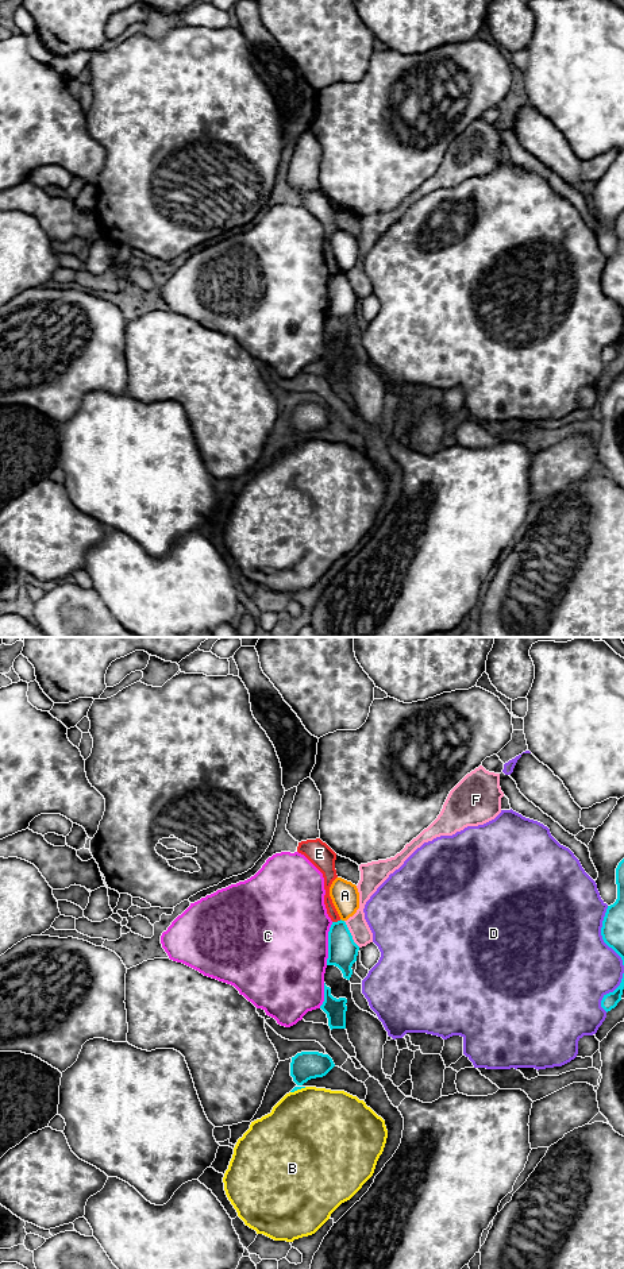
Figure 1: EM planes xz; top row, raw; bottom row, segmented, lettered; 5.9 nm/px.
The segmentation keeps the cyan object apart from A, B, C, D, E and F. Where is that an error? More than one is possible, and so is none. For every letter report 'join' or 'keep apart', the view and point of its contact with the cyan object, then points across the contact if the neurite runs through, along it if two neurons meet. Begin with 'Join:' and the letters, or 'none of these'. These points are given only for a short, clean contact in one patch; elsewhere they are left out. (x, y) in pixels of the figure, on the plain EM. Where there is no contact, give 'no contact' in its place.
Join: none of these
A: keep apart | xz (341, 272)
B: keep apart | xz (297, 440)
C: keep apart | xz (328, 296)
D: keep apart | xz (601, 286)
E: keep apart | xz (338, 273) | along xz (341, 272), (332, 274)
F: keep apart | xz (350, 286)

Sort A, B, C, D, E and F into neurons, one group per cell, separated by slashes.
A / B / C / D / E / F

